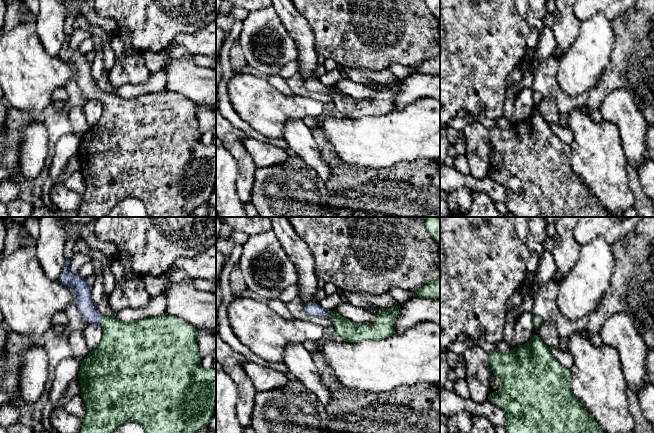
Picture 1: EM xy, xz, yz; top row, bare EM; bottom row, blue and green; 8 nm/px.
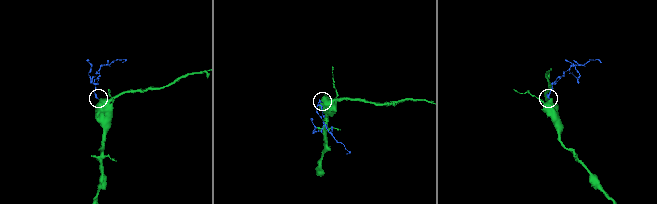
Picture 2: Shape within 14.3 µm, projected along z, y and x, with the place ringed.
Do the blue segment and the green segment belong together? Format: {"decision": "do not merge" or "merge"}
{"decision": "merge"}

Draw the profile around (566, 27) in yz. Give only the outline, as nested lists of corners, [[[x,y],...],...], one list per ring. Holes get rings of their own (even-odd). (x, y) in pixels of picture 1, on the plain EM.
[[[555,0],[558,14],[551,29],[563,55],[580,30],[580,22],[574,14],[575,2],[576,0]]]

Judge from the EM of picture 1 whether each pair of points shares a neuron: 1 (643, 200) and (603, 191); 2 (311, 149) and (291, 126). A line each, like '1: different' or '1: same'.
1: different
2: same

